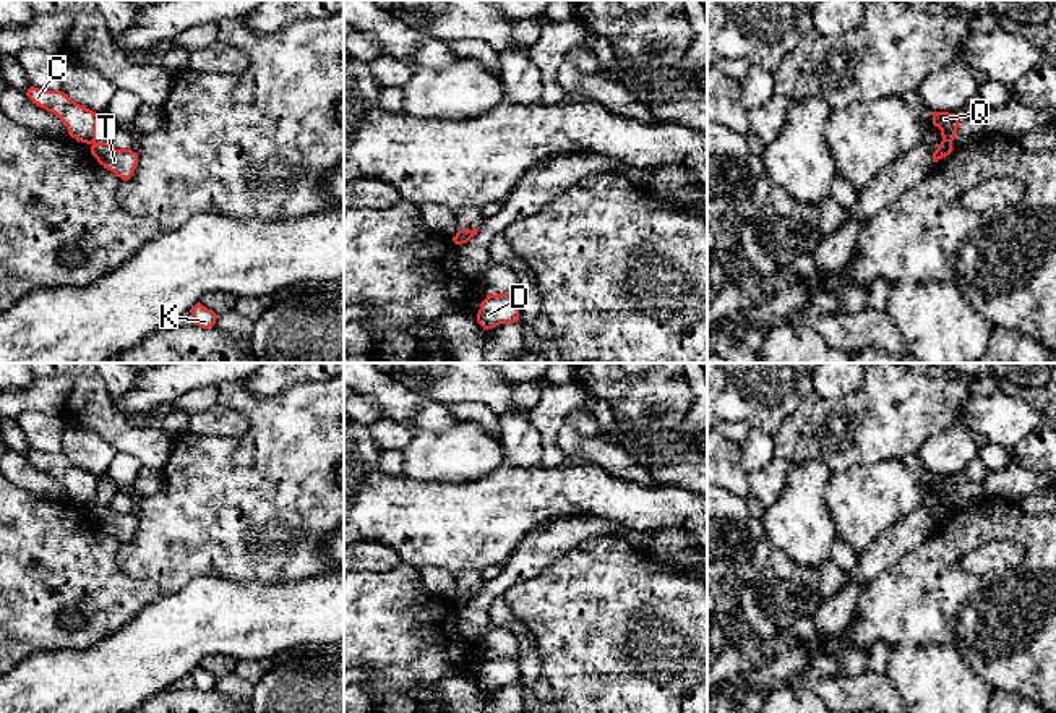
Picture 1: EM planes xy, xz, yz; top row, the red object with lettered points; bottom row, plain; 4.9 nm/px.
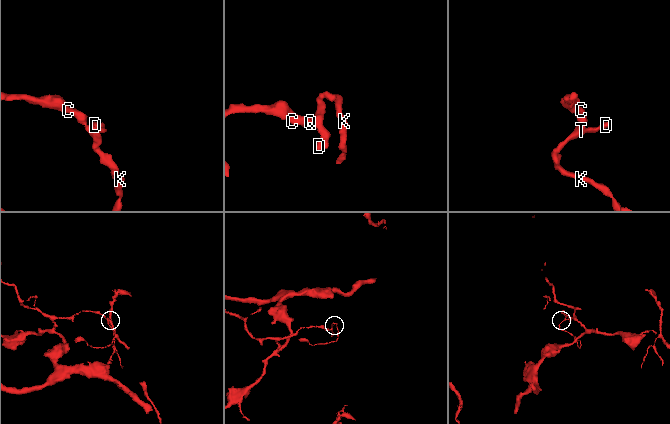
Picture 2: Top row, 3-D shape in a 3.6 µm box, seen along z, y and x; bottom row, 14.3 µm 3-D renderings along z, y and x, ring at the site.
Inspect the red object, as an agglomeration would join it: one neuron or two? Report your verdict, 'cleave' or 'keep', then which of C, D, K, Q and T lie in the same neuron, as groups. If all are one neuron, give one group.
cleave; groups C Q / D K T

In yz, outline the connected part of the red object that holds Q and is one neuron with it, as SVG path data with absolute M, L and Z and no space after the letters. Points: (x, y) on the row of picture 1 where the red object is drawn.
M929 112L933 115L933 125L941 130L941 136L944 144L952 144L957 126L959 126L959 115L949 112Z

